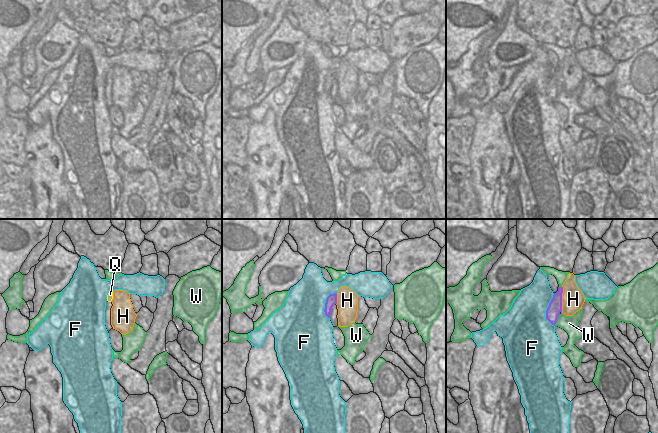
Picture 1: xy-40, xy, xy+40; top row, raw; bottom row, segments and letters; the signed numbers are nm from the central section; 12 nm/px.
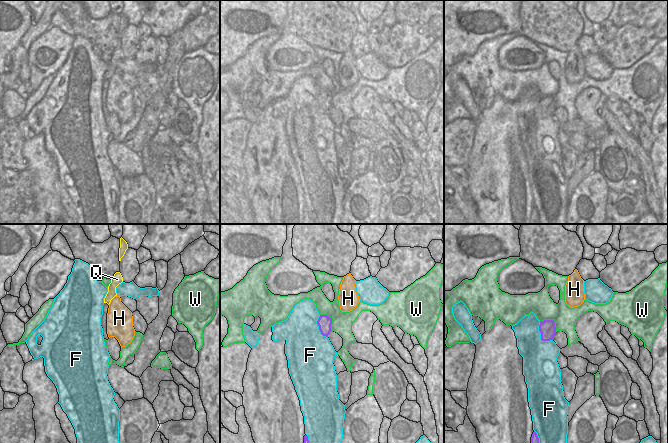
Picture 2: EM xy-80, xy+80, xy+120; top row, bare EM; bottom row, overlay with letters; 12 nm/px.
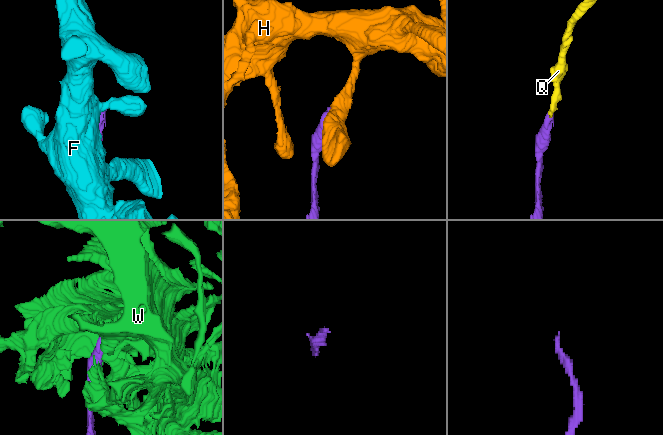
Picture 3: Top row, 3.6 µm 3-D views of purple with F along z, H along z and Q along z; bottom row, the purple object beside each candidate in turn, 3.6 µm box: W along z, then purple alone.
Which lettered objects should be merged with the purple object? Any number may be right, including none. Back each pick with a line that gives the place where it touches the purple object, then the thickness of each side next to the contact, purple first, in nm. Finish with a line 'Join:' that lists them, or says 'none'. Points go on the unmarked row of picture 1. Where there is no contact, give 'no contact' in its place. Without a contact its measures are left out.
Q: no contact
Join: Q

